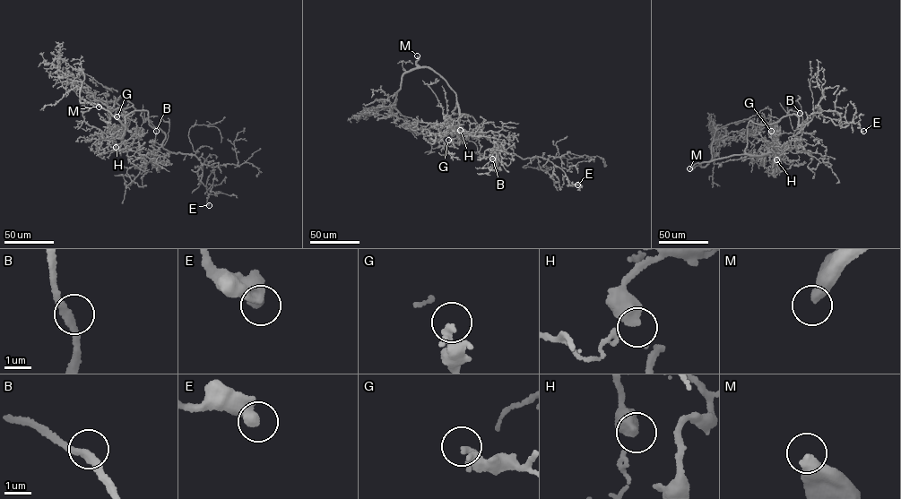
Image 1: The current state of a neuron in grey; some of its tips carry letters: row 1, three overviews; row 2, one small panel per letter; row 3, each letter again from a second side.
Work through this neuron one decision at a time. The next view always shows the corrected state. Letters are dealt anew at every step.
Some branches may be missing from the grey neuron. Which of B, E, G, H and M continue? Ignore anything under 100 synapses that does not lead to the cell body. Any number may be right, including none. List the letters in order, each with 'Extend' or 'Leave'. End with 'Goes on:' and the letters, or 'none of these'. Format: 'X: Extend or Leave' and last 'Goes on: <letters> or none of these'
B: Leave
E: Leave
G: Leave
H: Leave
M: Extend
Goes on: M

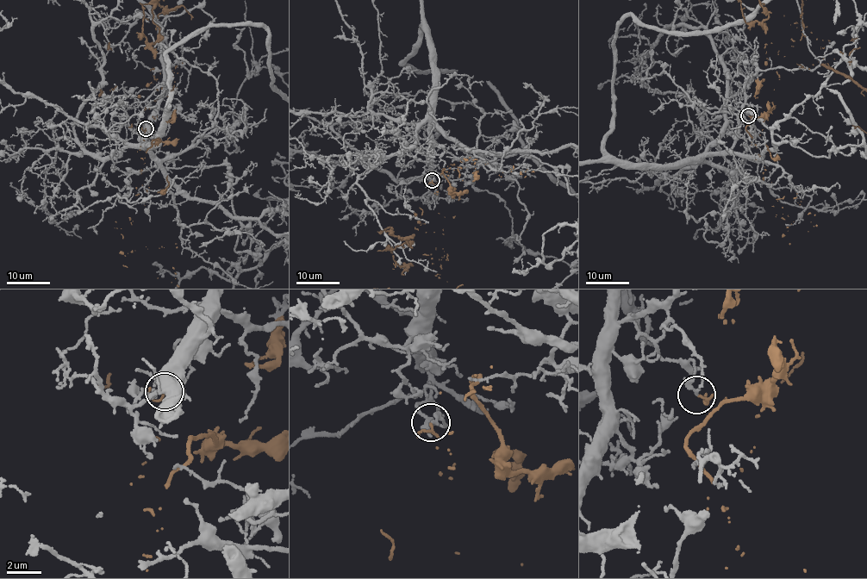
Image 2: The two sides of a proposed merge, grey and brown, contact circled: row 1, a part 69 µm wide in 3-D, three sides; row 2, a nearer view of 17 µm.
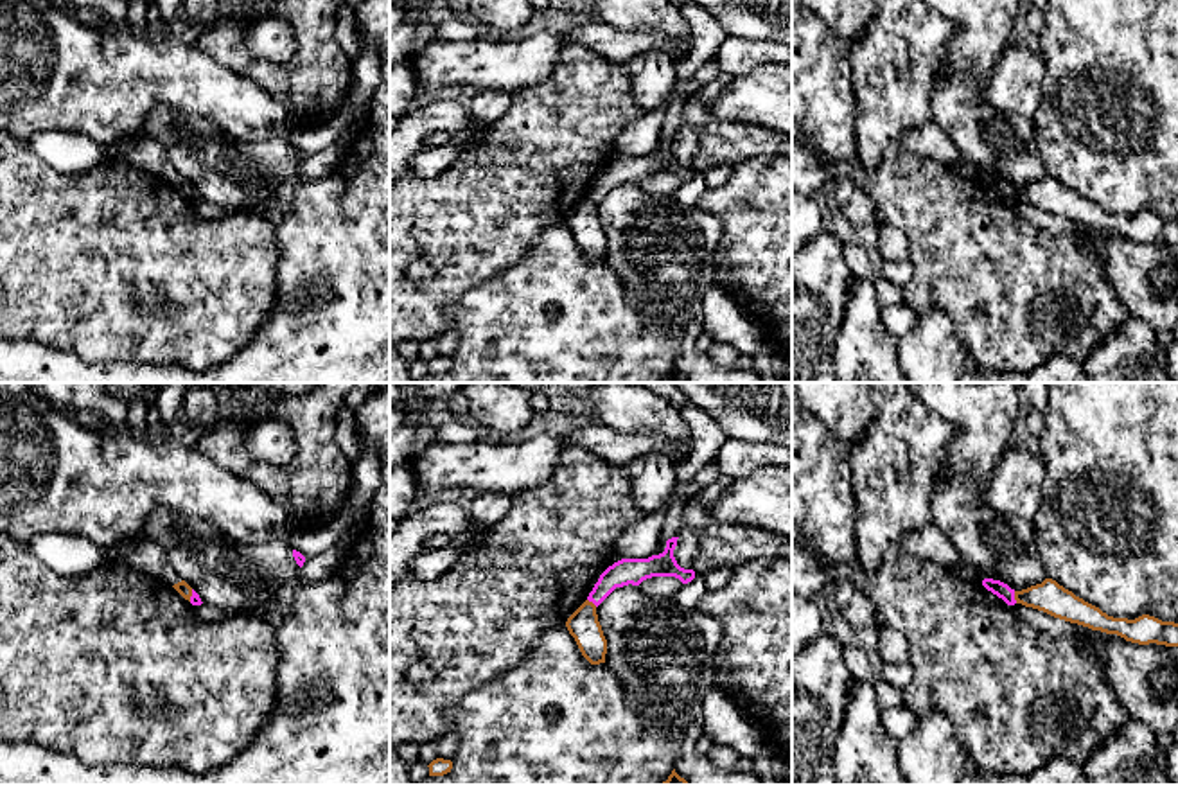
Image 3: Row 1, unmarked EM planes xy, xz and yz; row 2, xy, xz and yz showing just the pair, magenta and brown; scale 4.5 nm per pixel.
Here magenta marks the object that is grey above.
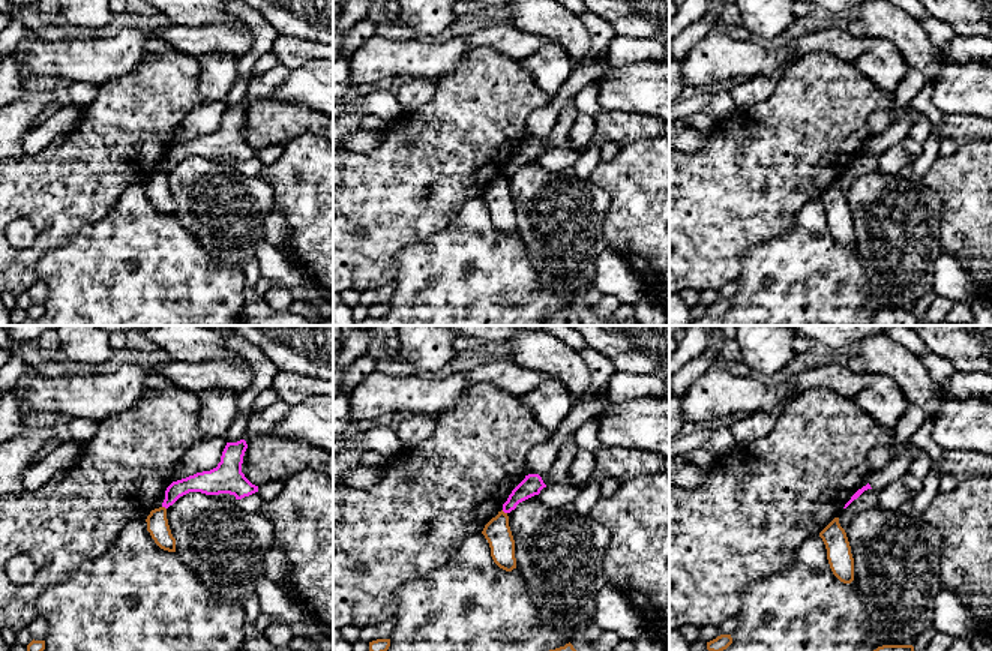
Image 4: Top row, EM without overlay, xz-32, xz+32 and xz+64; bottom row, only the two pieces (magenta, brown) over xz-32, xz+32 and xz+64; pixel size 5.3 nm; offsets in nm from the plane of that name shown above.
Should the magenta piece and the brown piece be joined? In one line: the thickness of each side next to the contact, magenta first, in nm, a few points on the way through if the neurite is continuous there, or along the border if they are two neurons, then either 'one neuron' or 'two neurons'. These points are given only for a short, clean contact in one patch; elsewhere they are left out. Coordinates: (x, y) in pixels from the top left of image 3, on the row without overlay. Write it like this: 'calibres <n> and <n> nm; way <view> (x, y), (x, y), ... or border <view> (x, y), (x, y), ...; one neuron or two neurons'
calibres 70 and 140 nm; two neurons

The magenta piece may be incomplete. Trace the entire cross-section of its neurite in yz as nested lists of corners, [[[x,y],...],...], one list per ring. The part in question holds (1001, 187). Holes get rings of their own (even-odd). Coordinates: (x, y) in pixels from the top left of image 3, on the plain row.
[[[984,176],[982,183],[991,189],[993,192],[997,192],[998,196],[1002,196],[1007,203],[1015,203],[1015,187],[1011,187],[1007,181],[1000,180],[1000,178],[993,178],[993,176]]]

